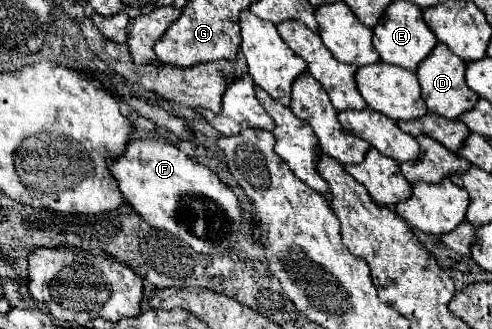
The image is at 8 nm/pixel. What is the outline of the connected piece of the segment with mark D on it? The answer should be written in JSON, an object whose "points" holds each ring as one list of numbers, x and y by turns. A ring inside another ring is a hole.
{"points":[[438,43,432,49,432,53,418,65,416,75,420,79,422,97,430,113,436,113,446,119,458,119,462,113,470,111,476,105,476,93,466,85,464,71,466,71,464,61,458,55,454,55,444,43]]}

